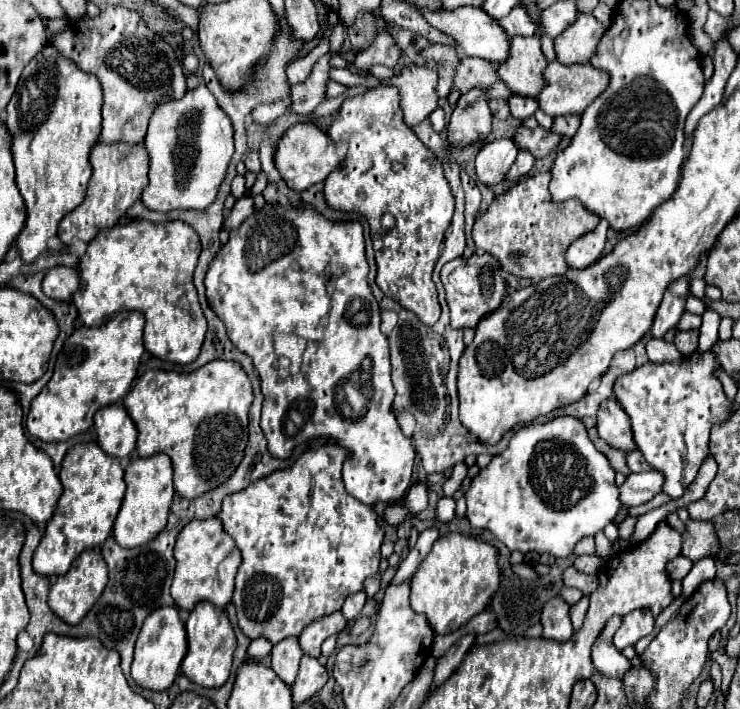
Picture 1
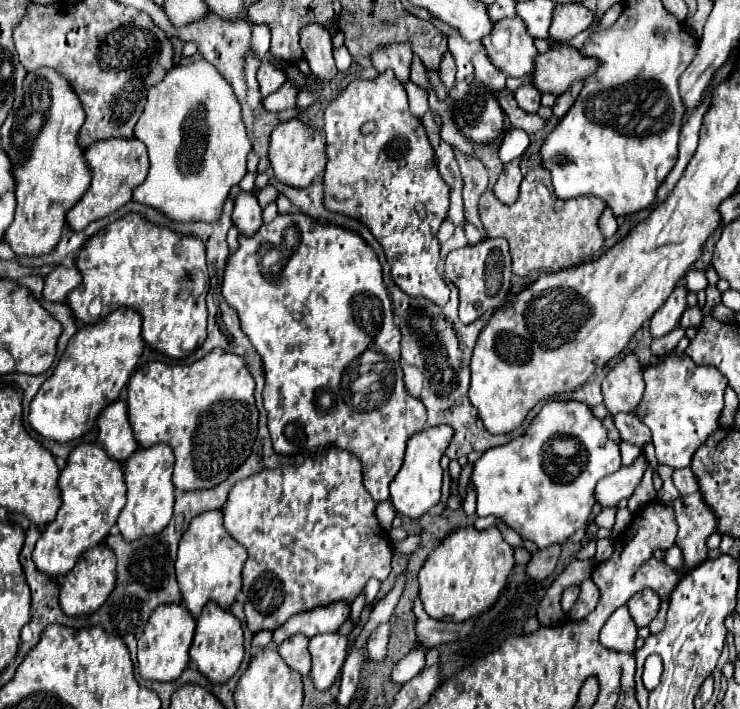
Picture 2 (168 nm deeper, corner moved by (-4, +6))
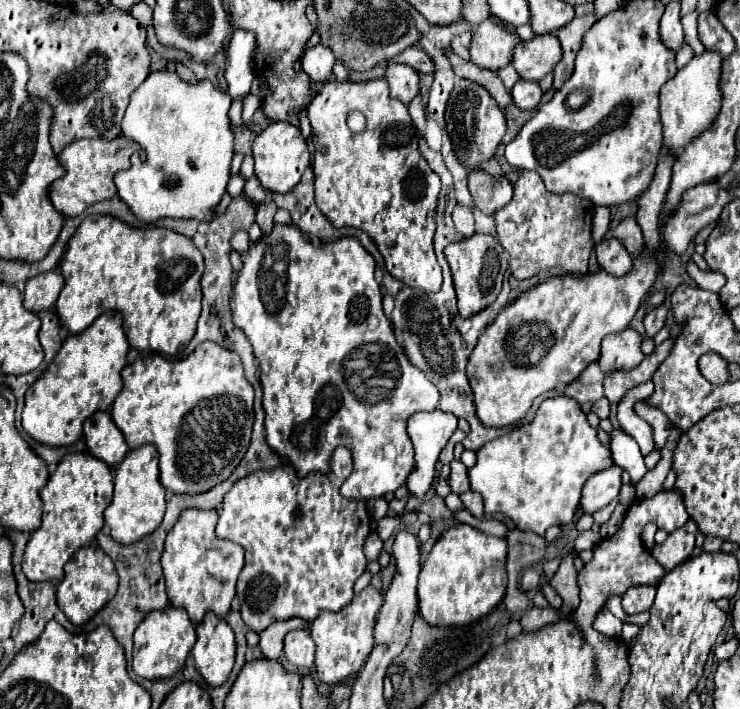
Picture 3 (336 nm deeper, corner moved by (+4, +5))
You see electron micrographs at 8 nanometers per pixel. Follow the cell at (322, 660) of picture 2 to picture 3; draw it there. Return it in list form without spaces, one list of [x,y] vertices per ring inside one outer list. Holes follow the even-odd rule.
[[[367,585],[357,597],[353,597],[349,605],[345,605],[345,609],[337,613],[321,613],[321,617],[313,621],[311,633],[313,633],[313,641],[317,643],[315,667],[317,667],[317,675],[321,681],[331,683],[331,685],[343,683],[351,675],[361,671],[361,667],[365,665],[373,649],[373,641],[375,641],[373,629],[375,629],[383,601],[385,601],[383,593],[375,589],[373,585]]]

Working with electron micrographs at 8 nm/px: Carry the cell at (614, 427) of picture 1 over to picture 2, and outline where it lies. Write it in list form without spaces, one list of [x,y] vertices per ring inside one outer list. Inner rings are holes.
[[[629,354],[621,362],[617,362],[603,380],[603,398],[611,416],[637,410],[645,390],[639,368],[641,364],[637,362],[637,356]]]

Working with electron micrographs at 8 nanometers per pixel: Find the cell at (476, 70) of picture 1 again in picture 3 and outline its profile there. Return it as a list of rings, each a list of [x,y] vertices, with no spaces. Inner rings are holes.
[[[415,45],[409,47],[409,49],[403,49],[401,53],[397,53],[397,57],[389,59],[389,63],[411,65],[417,73],[433,73],[433,61]]]

